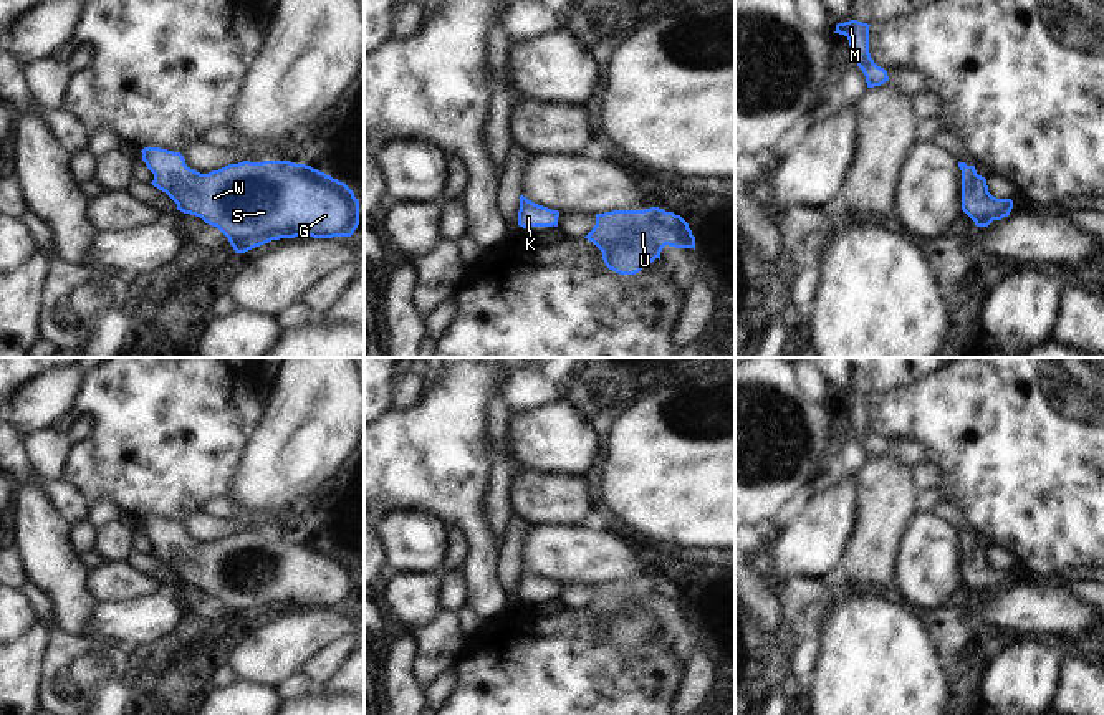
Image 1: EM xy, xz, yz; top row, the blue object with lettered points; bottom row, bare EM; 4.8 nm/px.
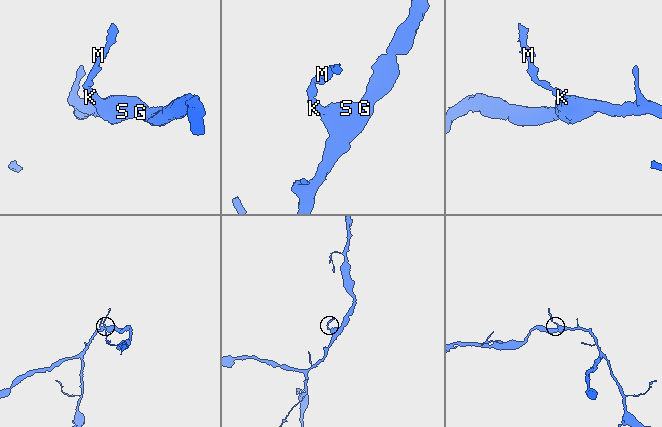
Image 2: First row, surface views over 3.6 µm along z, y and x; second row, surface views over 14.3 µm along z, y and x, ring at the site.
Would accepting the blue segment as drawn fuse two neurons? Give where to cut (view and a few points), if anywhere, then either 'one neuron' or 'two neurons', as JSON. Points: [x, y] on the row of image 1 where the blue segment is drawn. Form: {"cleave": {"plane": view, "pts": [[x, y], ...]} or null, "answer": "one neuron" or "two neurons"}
{"cleave": null, "answer": "one neuron"}

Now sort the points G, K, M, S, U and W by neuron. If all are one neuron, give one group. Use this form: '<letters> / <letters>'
G K M S U W

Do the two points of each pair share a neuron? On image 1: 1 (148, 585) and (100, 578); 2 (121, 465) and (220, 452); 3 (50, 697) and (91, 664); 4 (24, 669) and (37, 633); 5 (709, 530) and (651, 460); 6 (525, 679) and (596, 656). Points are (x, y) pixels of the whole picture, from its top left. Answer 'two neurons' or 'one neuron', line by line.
1: one neuron
2: one neuron
3: one neuron
4: one neuron
5: one neuron
6: one neuron

